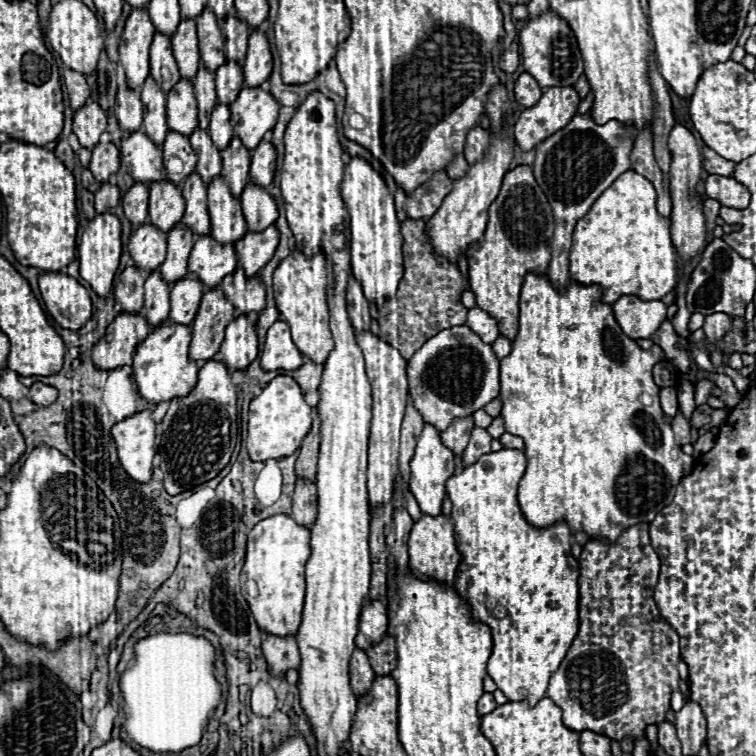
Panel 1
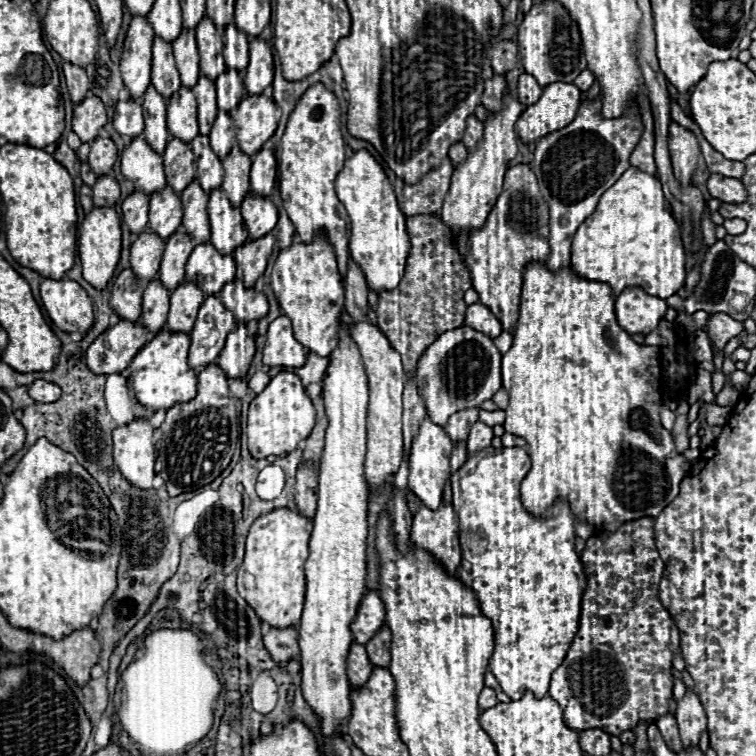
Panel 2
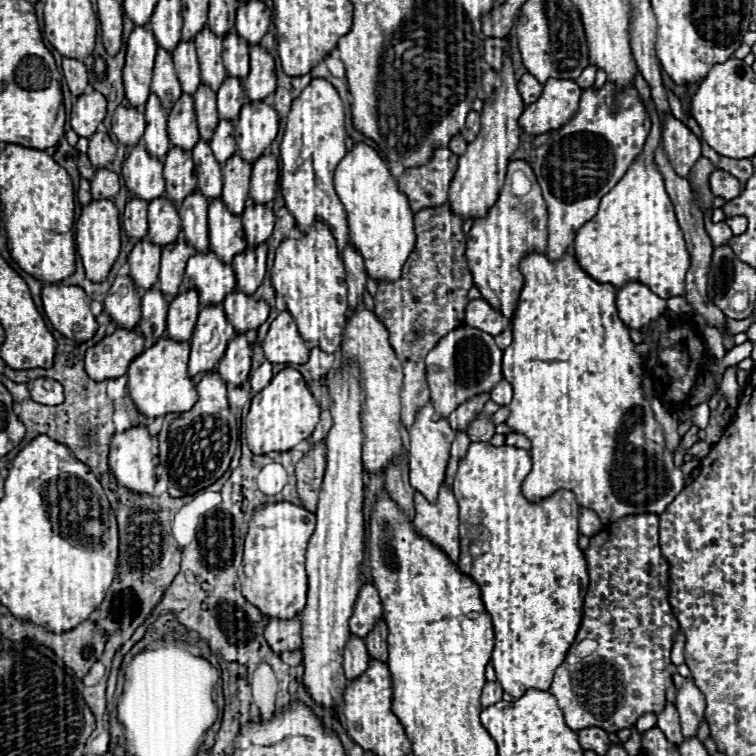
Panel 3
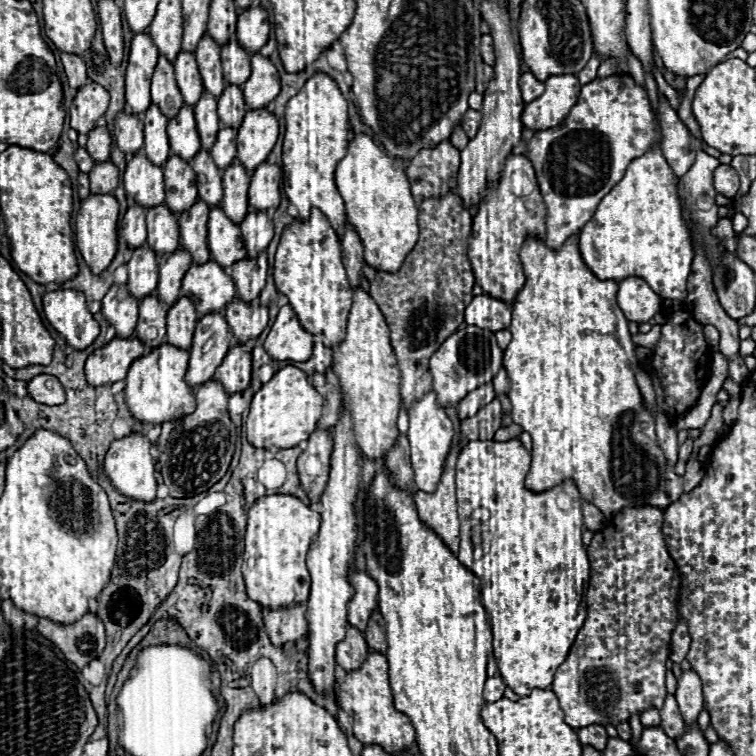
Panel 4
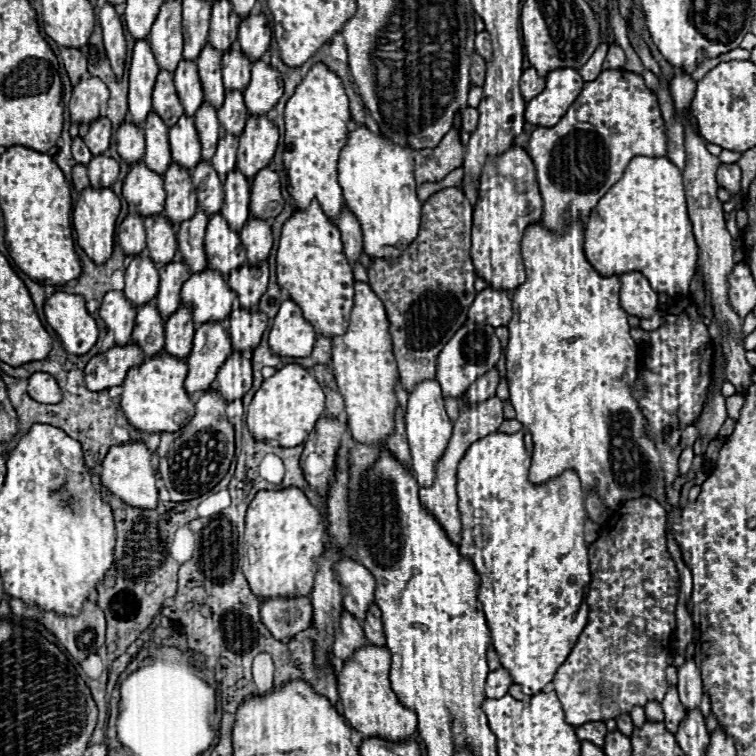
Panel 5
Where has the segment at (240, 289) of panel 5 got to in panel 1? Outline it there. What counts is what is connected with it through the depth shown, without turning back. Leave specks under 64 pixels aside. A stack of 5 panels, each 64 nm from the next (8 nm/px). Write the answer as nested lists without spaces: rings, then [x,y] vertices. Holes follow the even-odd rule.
[[[268,226],[262,232],[248,232],[242,240],[234,244],[238,252],[238,262],[248,278],[254,278],[274,256],[274,250],[278,246],[278,230],[274,226]]]

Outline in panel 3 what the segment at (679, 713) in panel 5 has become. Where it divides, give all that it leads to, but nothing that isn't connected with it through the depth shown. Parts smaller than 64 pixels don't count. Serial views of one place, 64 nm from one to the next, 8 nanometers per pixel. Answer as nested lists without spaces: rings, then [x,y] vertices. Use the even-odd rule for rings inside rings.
[[[668,702],[666,708],[662,710],[662,714],[658,714],[658,728],[674,744],[680,744],[684,740],[682,730],[680,730],[680,722],[678,722],[678,710],[676,710],[676,706],[672,702]]]

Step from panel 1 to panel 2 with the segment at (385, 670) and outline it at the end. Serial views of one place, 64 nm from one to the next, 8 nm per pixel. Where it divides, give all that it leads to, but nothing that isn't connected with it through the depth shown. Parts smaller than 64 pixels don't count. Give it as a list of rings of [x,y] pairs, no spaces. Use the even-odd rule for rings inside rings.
[[[382,626],[376,636],[366,642],[366,650],[368,650],[368,658],[374,666],[382,666],[386,668],[390,664],[390,630],[388,626]]]

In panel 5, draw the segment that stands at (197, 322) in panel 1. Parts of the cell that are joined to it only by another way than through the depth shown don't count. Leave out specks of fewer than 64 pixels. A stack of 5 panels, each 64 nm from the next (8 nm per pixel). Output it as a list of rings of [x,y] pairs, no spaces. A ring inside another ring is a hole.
[[[208,322],[196,328],[194,346],[188,356],[188,376],[184,388],[190,396],[210,390],[216,372],[232,354],[228,332],[222,324]]]

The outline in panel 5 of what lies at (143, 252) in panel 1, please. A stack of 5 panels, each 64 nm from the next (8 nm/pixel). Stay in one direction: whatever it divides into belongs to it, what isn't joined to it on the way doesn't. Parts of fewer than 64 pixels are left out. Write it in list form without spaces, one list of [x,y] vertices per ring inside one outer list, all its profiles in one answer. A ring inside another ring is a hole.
[[[134,256],[124,274],[126,280],[126,300],[134,302],[134,306],[142,308],[152,302],[158,292],[158,268],[146,256]]]

